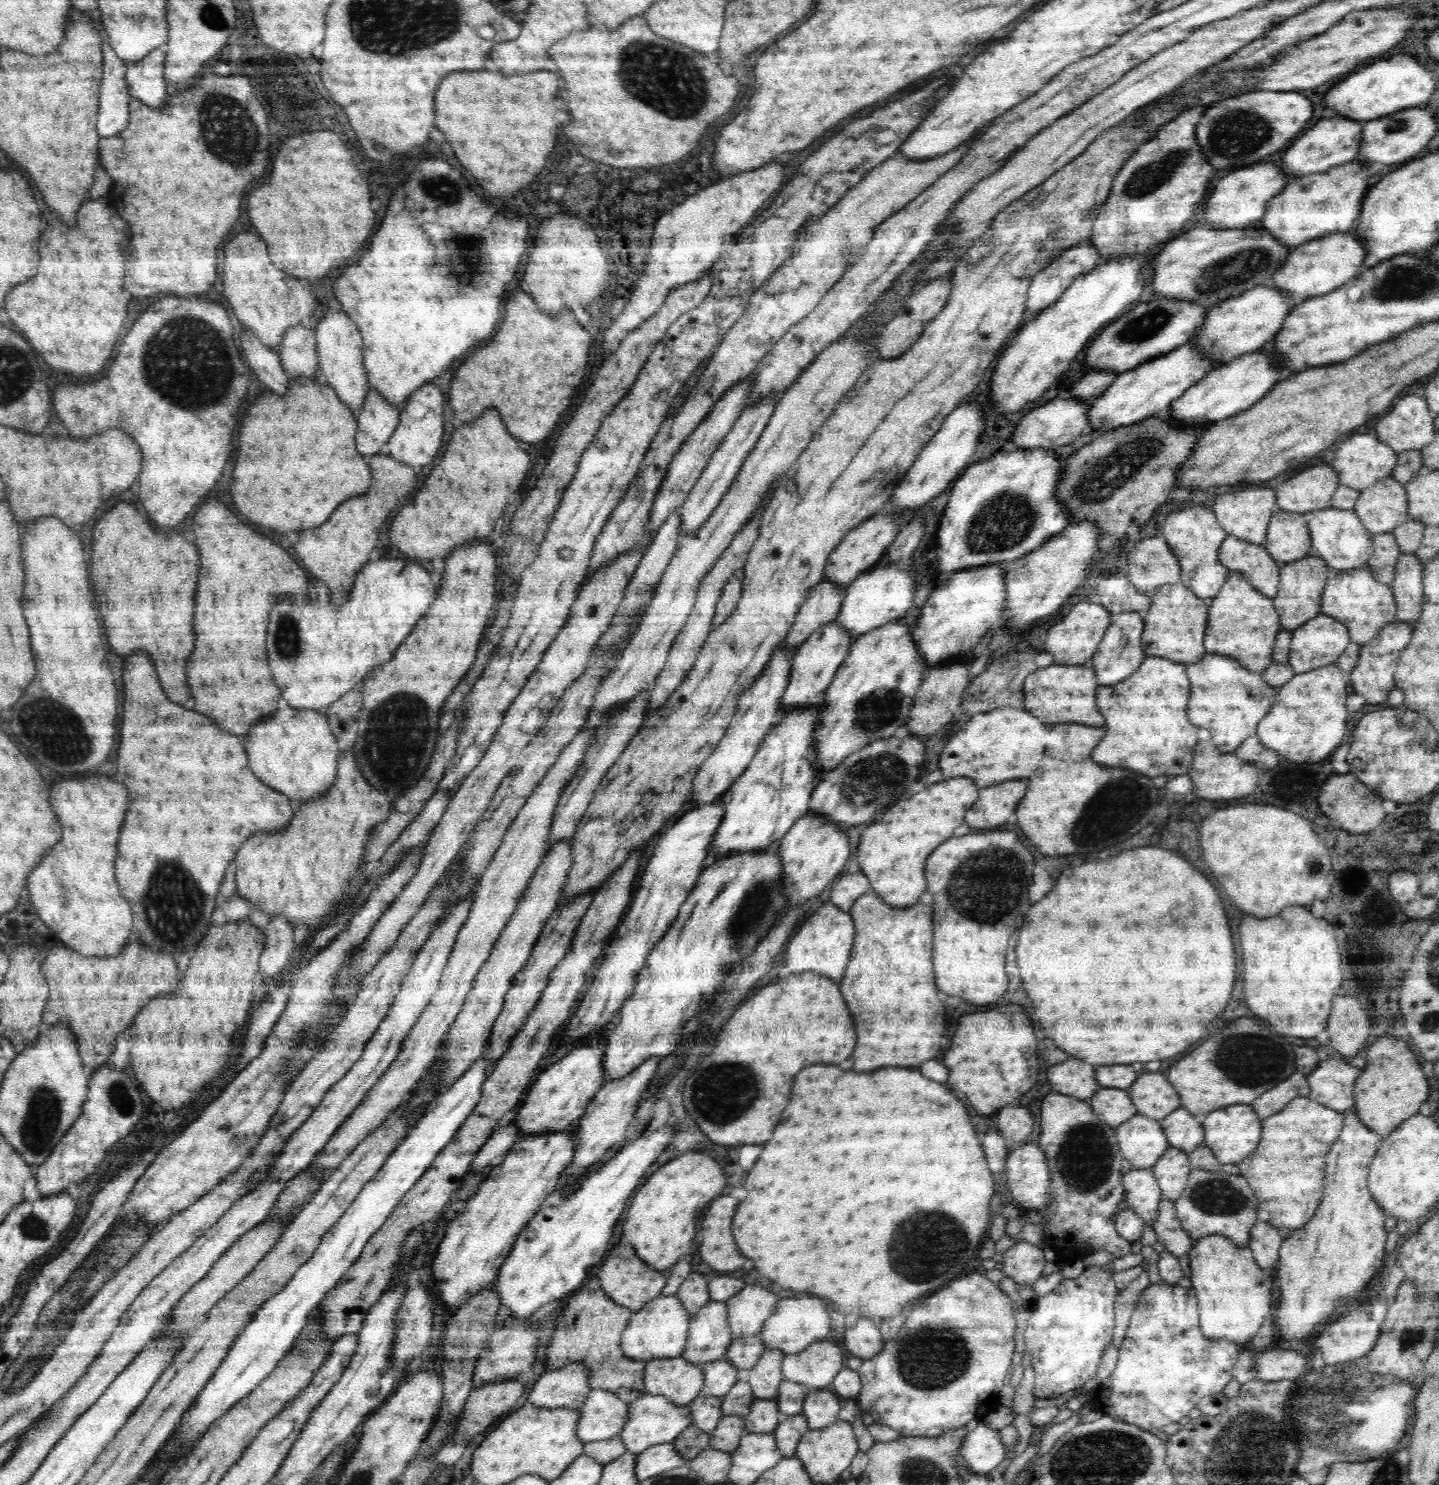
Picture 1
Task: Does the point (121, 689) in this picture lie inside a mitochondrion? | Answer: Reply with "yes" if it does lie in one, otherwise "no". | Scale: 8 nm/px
no

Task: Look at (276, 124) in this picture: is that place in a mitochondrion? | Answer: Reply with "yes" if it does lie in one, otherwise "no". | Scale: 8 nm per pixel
yes

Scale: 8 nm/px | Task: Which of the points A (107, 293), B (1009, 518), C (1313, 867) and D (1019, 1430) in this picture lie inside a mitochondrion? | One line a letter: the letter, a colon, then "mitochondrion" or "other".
A: other
B: mitochondrion
C: mitochondrion
D: other

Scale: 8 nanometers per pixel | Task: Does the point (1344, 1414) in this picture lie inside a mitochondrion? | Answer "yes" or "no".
yes

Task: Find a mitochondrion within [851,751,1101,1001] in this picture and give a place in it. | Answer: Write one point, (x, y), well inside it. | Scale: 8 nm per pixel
(995, 878)

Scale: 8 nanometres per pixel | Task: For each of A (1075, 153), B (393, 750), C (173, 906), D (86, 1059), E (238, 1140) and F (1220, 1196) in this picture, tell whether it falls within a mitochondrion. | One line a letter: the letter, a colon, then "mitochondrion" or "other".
A: other
B: mitochondrion
C: mitochondrion
D: other
E: mitochondrion
F: mitochondrion

